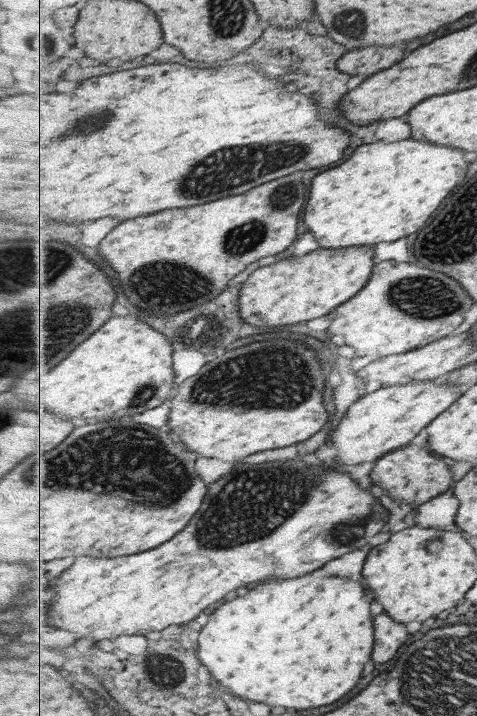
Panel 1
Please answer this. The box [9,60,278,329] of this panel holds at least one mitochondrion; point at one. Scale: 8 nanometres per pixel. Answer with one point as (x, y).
(159, 292)

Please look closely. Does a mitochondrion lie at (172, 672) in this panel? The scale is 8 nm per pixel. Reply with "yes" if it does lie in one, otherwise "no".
yes

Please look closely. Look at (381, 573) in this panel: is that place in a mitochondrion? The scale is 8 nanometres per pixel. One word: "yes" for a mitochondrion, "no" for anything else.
no

